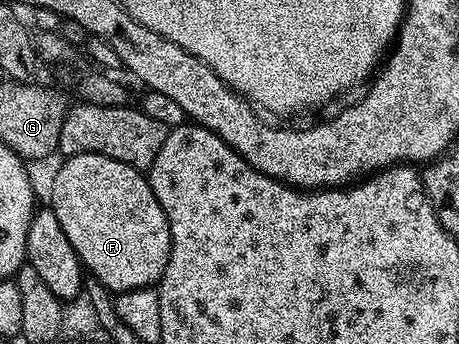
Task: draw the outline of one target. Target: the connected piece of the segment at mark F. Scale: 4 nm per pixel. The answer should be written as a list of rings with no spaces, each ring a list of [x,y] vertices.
[[[73,154],[63,161],[60,171],[52,178],[50,209],[58,216],[58,224],[66,232],[68,243],[76,249],[83,269],[85,266],[95,281],[113,292],[155,287],[166,272],[172,237],[166,212],[162,212],[162,204],[158,204],[147,177],[127,162],[104,154]]]

